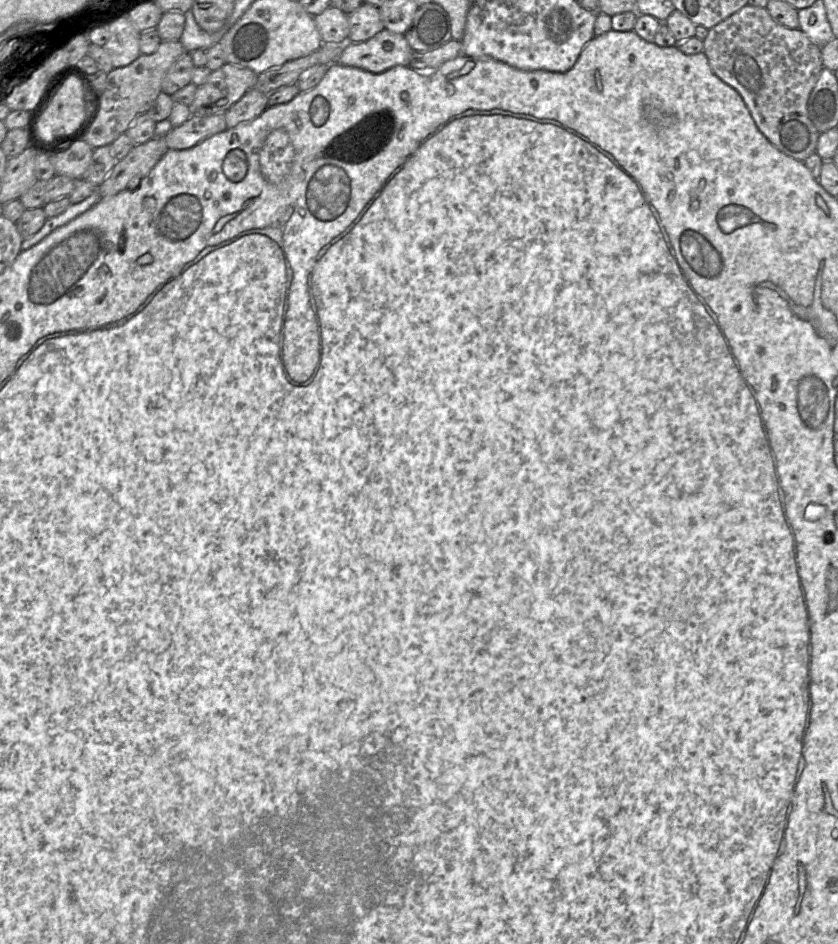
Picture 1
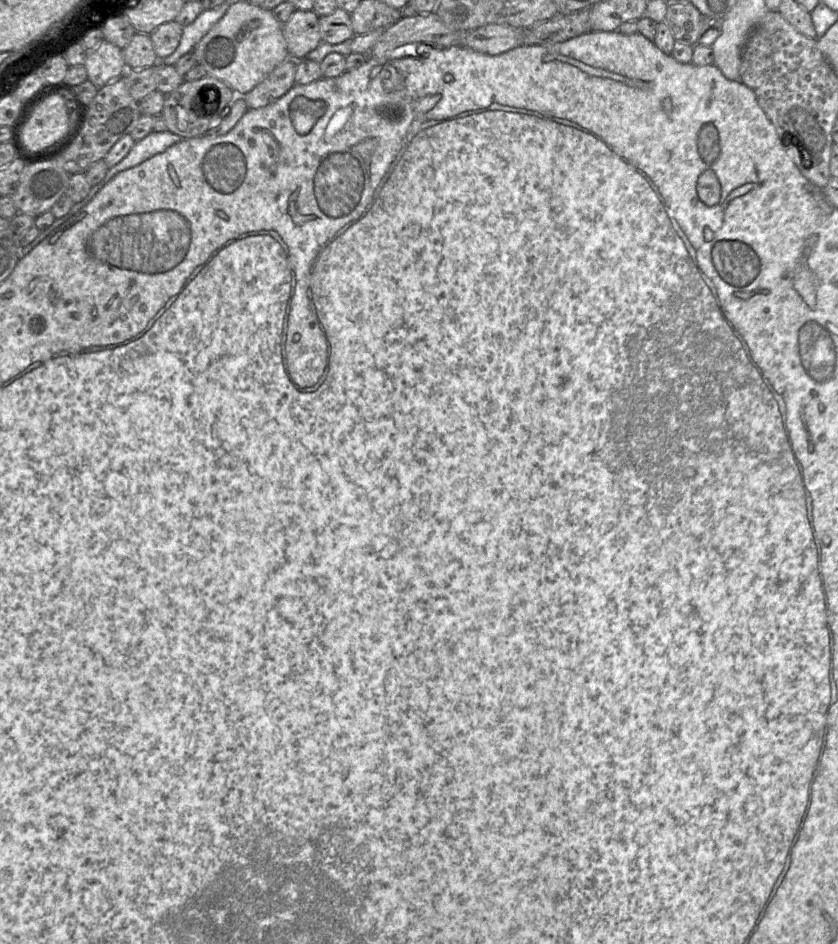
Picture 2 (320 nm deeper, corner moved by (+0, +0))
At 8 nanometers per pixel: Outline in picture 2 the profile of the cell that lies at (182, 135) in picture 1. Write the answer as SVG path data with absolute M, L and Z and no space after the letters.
M287 59L251 91L242 96L248 109L265 107L281 98L295 85L297 60Z

